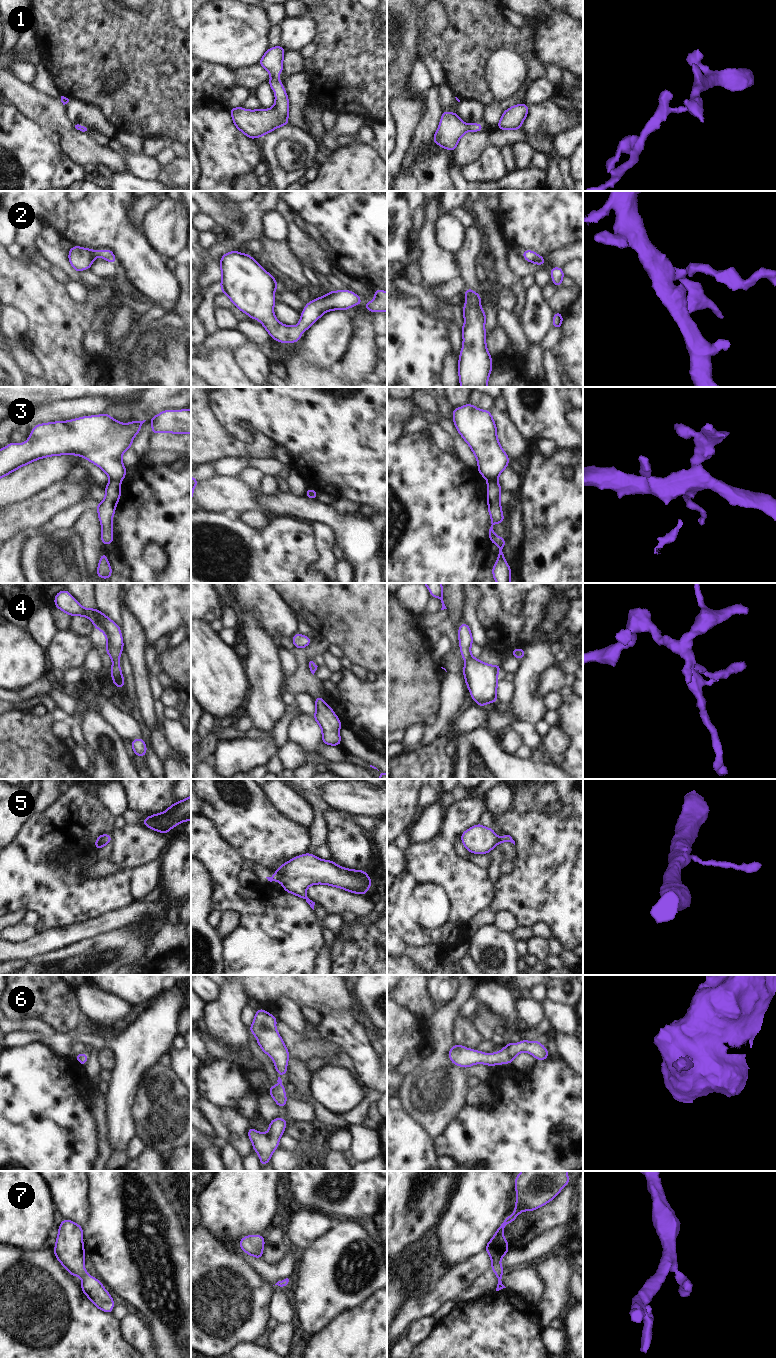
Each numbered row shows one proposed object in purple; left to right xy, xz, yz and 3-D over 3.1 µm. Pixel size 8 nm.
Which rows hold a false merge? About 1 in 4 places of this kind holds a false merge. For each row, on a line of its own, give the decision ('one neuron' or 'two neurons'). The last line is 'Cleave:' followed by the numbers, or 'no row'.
1: one neuron
2: one neuron
3: two neurons
4: one neuron
5: one neuron
6: one neuron
7: one neuron
Cleave: 3

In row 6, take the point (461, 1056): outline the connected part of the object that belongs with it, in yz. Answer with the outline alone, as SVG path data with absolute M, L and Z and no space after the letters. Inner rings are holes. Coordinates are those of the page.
M522 1040L517 1044L506 1043L506 1047L497 1053L486 1054L478 1050L472 1050L455 1044L449 1051L448 1057L454 1065L468 1068L474 1064L483 1063L487 1066L507 1063L511 1065L512 1060L521 1052L528 1052L537 1060L547 1060L548 1050L538 1040Z

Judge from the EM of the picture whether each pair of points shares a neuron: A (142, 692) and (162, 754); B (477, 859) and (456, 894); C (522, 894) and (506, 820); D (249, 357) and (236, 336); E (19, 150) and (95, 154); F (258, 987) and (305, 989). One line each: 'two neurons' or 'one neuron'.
A: two neurons
B: two neurons
C: one neuron
D: two neurons
E: two neurons
F: one neuron

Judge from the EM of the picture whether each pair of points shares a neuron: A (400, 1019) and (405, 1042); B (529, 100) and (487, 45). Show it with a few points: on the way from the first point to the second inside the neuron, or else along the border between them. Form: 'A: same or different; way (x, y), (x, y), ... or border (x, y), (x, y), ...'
A: same; way (400, 1025), (400, 1036)
B: different; border (545, 75), (528, 84)

